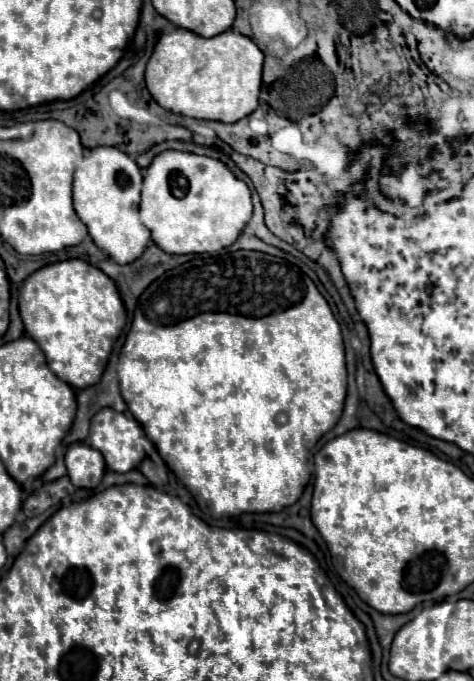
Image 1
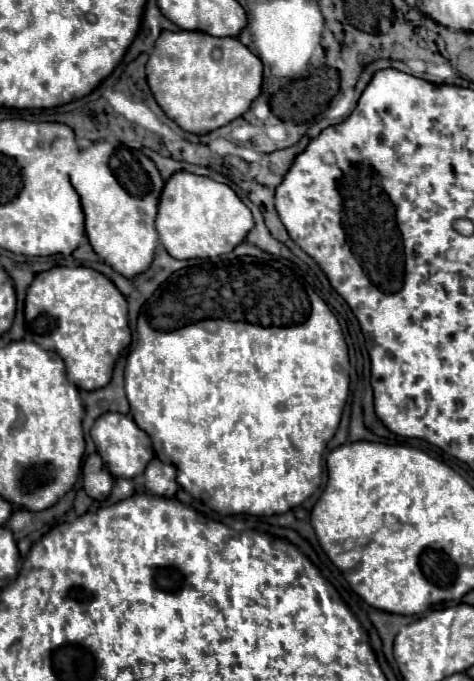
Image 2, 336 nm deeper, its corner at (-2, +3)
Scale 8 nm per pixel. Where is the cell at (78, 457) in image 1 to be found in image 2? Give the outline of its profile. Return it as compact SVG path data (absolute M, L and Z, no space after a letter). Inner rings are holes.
M89 454L83 464L83 488L95 500L105 500L111 492L113 476L105 470L99 454Z

